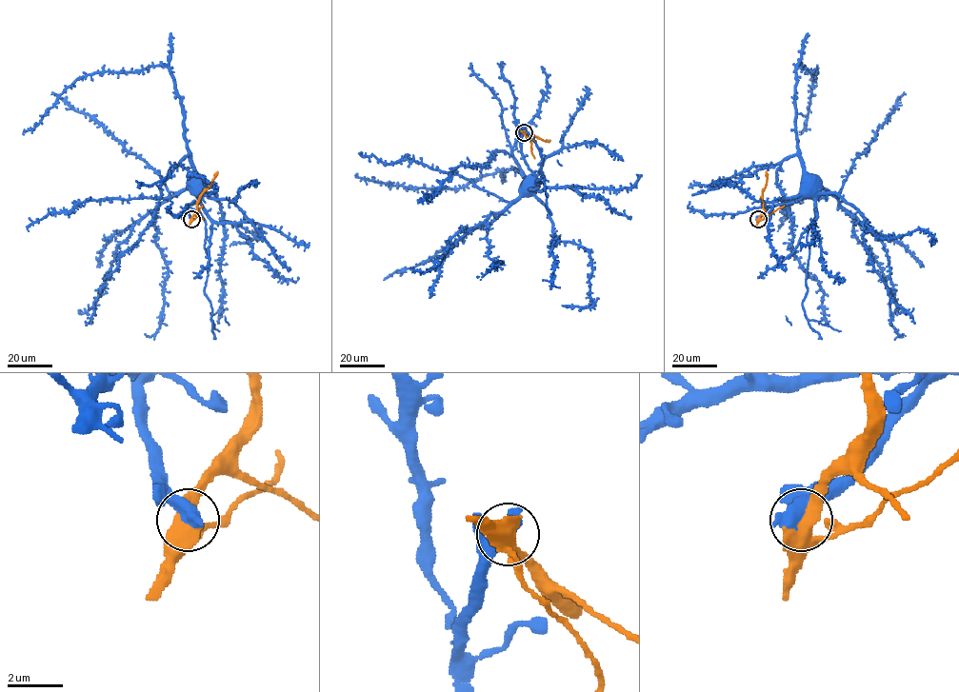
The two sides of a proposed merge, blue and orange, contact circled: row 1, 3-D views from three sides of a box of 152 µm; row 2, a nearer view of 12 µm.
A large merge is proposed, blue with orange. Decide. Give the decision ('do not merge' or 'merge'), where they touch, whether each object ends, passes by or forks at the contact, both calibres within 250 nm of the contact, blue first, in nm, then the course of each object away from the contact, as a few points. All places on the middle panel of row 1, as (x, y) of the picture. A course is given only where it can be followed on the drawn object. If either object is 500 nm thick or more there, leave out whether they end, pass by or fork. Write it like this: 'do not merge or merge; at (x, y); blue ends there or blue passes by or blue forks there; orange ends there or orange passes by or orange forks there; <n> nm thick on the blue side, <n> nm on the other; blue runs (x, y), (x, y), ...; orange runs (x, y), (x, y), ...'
do not merge; at (524, 132); 650 nm thick on the blue side, 480 nm on the other; blue runs (524, 132), (522, 158), (532, 177), (516, 169), (500, 170), (461, 187), (429, 189), (355, 175); orange runs (524, 132), (529, 138), (549, 140)

